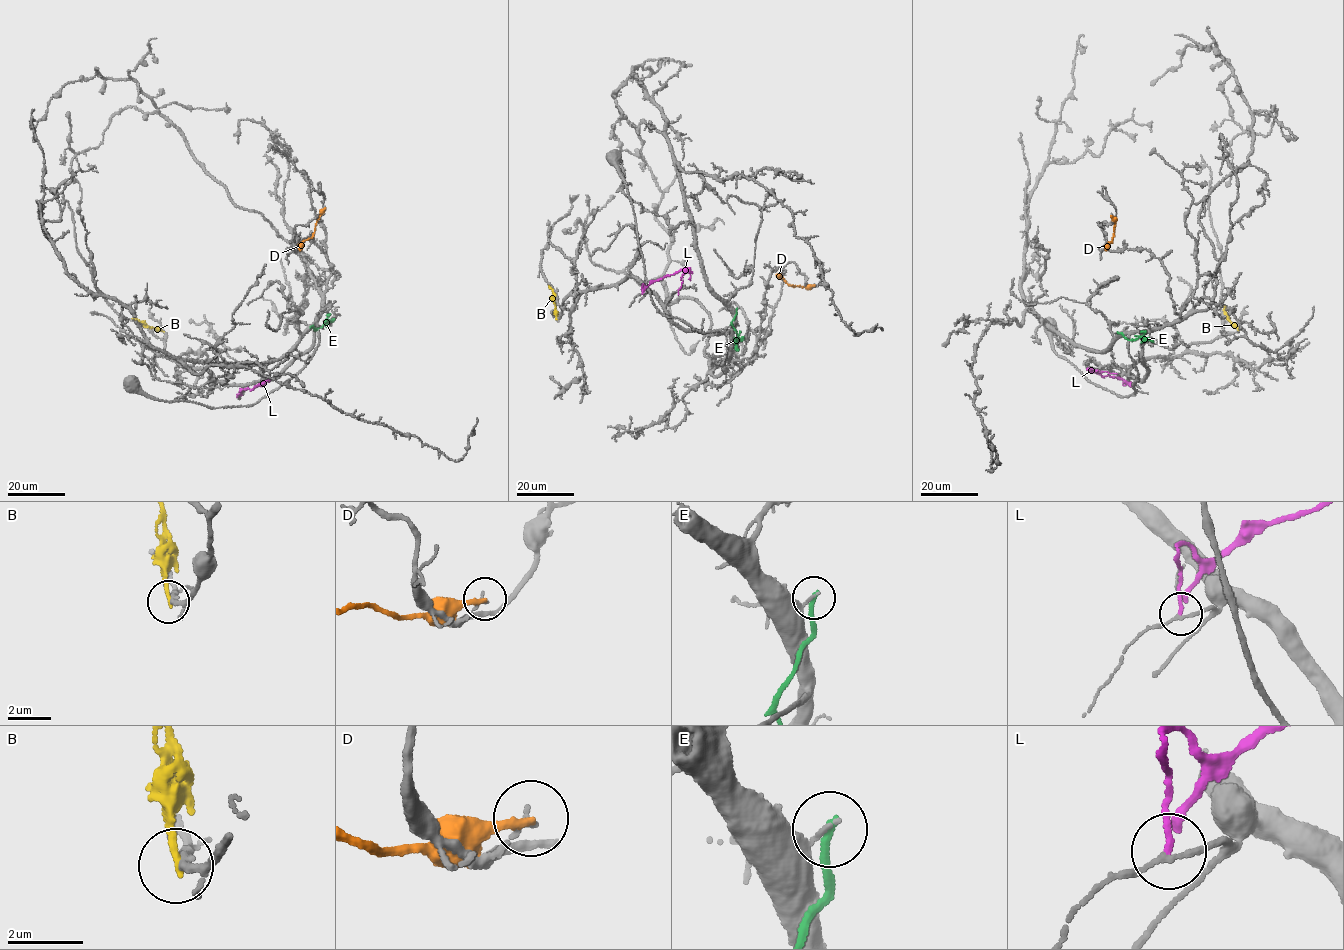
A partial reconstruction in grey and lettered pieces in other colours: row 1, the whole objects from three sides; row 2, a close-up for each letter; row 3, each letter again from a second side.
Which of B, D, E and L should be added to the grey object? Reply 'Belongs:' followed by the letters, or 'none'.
Belongs: none

